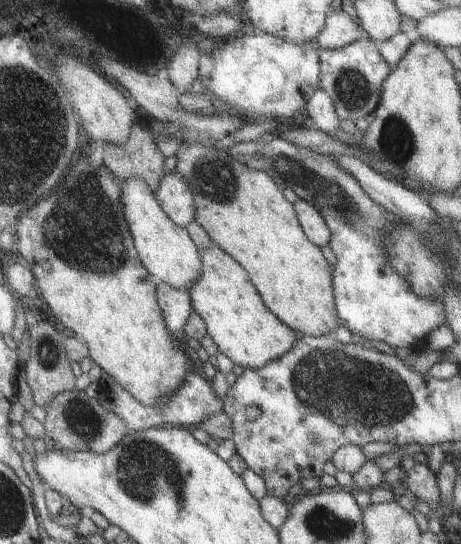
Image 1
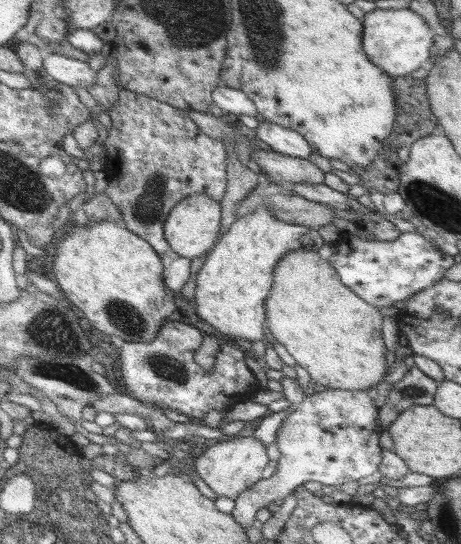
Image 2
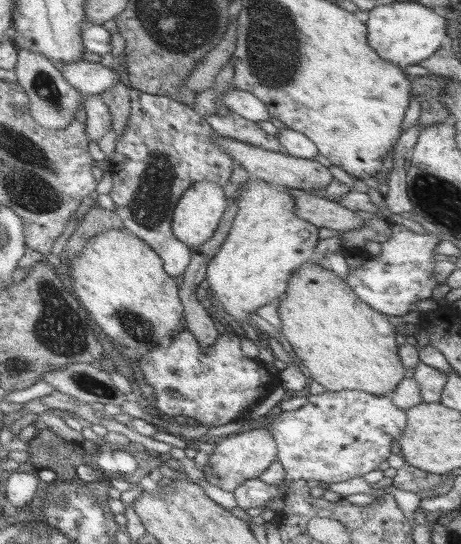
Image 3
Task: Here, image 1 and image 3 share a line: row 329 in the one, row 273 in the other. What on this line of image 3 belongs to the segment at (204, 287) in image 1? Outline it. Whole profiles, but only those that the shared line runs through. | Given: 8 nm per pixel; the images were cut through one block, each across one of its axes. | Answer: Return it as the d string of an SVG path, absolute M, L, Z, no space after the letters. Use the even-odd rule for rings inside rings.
M251 180L241 188L235 217L221 246L208 262L204 278L209 284L209 294L213 294L213 298L219 302L219 308L232 316L235 322L251 323L247 318L249 314L256 314L255 310L265 304L277 302L287 289L287 277L311 259L311 252L320 240L317 228L294 216L292 201L289 189L285 187Z

